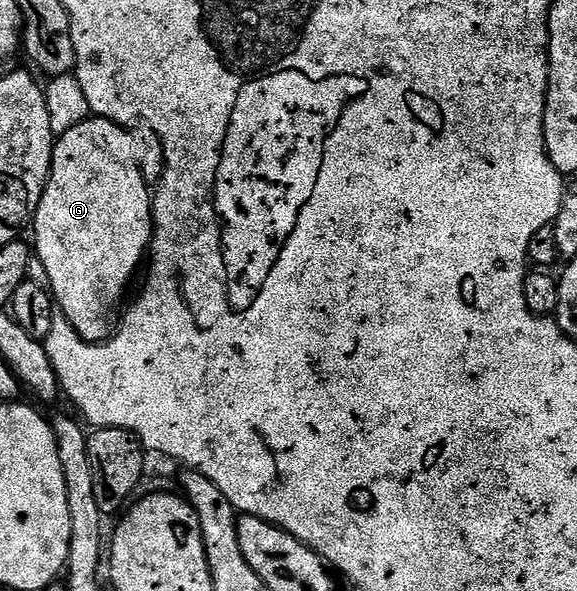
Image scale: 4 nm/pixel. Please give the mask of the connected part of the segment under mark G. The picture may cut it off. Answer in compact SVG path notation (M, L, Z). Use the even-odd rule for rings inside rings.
M90 117L56 138L51 154L51 171L47 174L47 184L43 186L43 196L33 216L33 251L38 262L39 259L43 262L43 271L47 274L45 283L56 308L88 343L106 341L117 330L115 310L124 306L123 294L151 245L152 198L149 184L137 169L137 161L133 161L131 133L126 126Z

